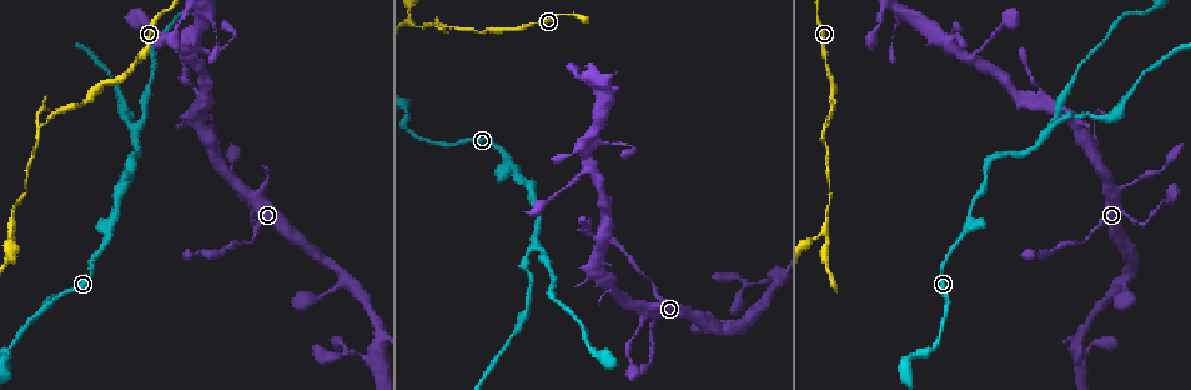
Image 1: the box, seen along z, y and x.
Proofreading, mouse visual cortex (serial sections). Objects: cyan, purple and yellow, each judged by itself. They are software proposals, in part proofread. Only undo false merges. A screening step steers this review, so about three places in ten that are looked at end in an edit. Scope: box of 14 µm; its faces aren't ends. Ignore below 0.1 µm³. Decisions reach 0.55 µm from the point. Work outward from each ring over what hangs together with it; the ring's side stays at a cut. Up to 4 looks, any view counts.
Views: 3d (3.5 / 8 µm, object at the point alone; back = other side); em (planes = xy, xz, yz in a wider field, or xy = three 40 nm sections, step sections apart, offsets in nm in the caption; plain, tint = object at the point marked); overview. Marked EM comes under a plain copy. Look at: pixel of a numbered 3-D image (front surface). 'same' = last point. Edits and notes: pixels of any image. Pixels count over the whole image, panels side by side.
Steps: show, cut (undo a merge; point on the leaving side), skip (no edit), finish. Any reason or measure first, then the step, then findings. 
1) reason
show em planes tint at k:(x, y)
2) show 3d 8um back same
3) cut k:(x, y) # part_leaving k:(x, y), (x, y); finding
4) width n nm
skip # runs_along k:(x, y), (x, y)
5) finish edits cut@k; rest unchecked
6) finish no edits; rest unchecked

branch point
show 3d 3.5um at 1:(585, 150)

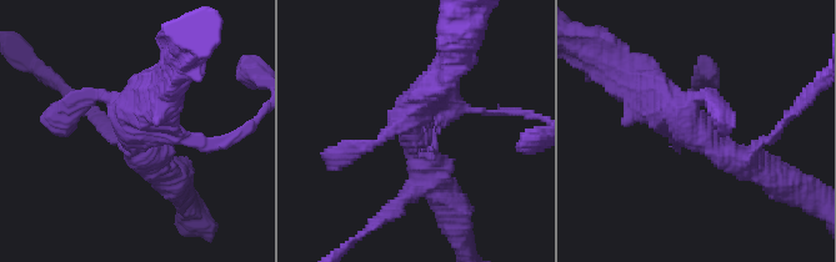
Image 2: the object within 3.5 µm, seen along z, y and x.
show em xy step 3 tint at 2:(413, 124)

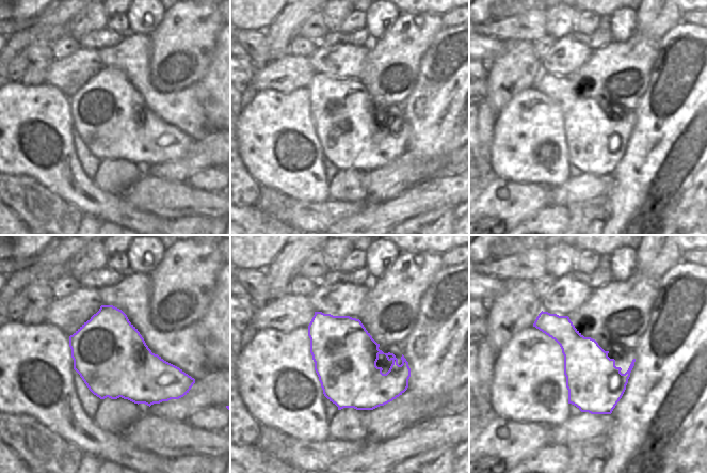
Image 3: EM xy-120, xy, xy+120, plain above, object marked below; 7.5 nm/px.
skip # runs_along 2:(754, 165), (725, 156), (631, 80); continuous, no second cell

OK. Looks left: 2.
branch point
show 3d 3.5um at 1:(137, 133)

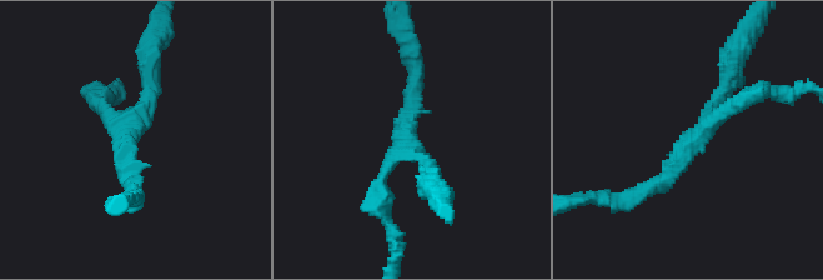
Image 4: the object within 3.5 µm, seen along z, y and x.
show em planes tint at 4:(409, 145)

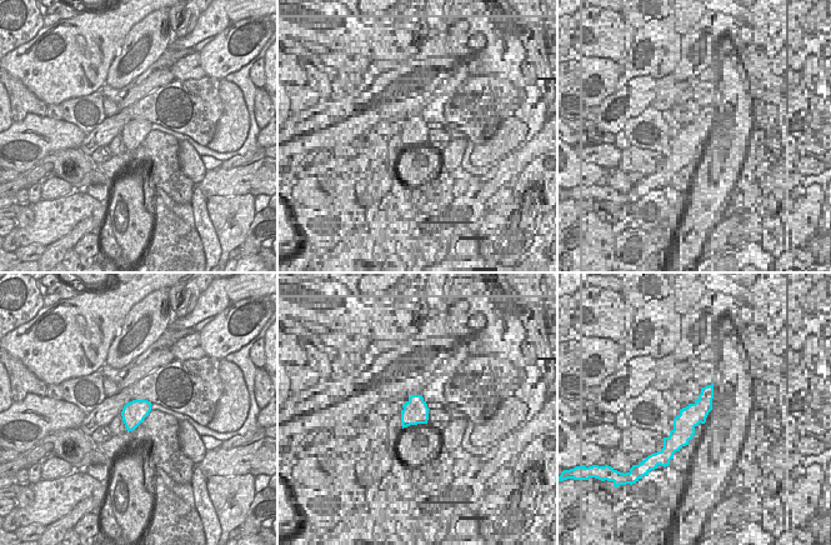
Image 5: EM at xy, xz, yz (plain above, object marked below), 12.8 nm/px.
width 300 nm
skip # runs_along 4:(642, 194), (681, 163), (731, 66); one cell here

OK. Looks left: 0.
finish no edits; rest unchecked

